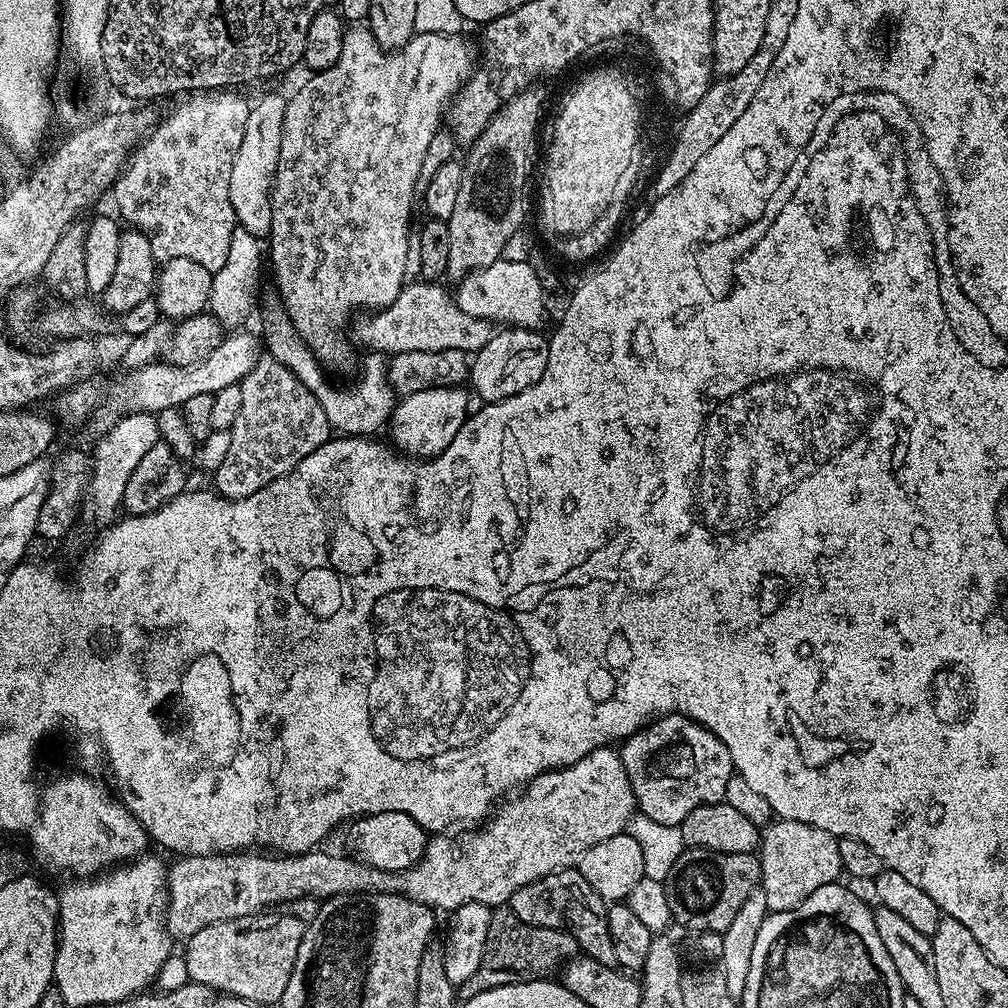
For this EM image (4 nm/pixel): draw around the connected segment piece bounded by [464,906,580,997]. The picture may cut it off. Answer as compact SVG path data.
M497 907L490 918L485 952L482 954L478 970L464 985L465 995L477 996L498 986L549 979L553 974L559 973L579 952L580 947L571 932L527 924L512 913L511 907Z

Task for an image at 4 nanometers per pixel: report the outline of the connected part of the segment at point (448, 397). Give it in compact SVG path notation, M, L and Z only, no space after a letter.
M463 387L431 388L422 390L418 394L403 397L395 405L390 421L392 428L391 443L401 453L412 458L431 458L442 454L450 442L454 442L454 434L462 430L464 421L470 415L468 408L469 393Z

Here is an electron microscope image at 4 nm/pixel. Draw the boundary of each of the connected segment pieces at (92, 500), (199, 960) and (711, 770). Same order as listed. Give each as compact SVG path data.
M128 412L97 442L96 449L91 449L86 508L88 504L89 514L100 523L100 526L107 525L117 515L116 508L118 512L124 499L126 482L130 482L130 474L134 474L134 466L138 466L142 454L146 454L150 446L159 443L160 431L156 425L155 415L150 412Z
M303 896L249 916L202 926L202 930L198 930L198 934L187 937L188 949L182 952L189 981L211 988L220 994L249 1000L257 1006L279 1005L282 994L286 994L286 982L290 982L290 974L294 970L294 962L298 958L298 946L302 946L302 938L306 934L310 922L314 922L317 907L317 901L313 897Z
M673 714L653 720L623 741L618 751L634 790L637 809L643 815L654 818L654 822L663 824L678 826L684 821L686 814L690 814L690 810L703 804L721 803L726 794L726 782L730 782L734 774L730 750L722 746L713 732L703 728L697 720L689 720L687 716Z

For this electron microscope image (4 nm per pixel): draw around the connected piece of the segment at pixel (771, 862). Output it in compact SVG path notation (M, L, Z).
M777 819L763 829L758 849L759 887L766 894L769 913L785 912L798 906L814 890L841 879L840 842L826 830L793 820Z

